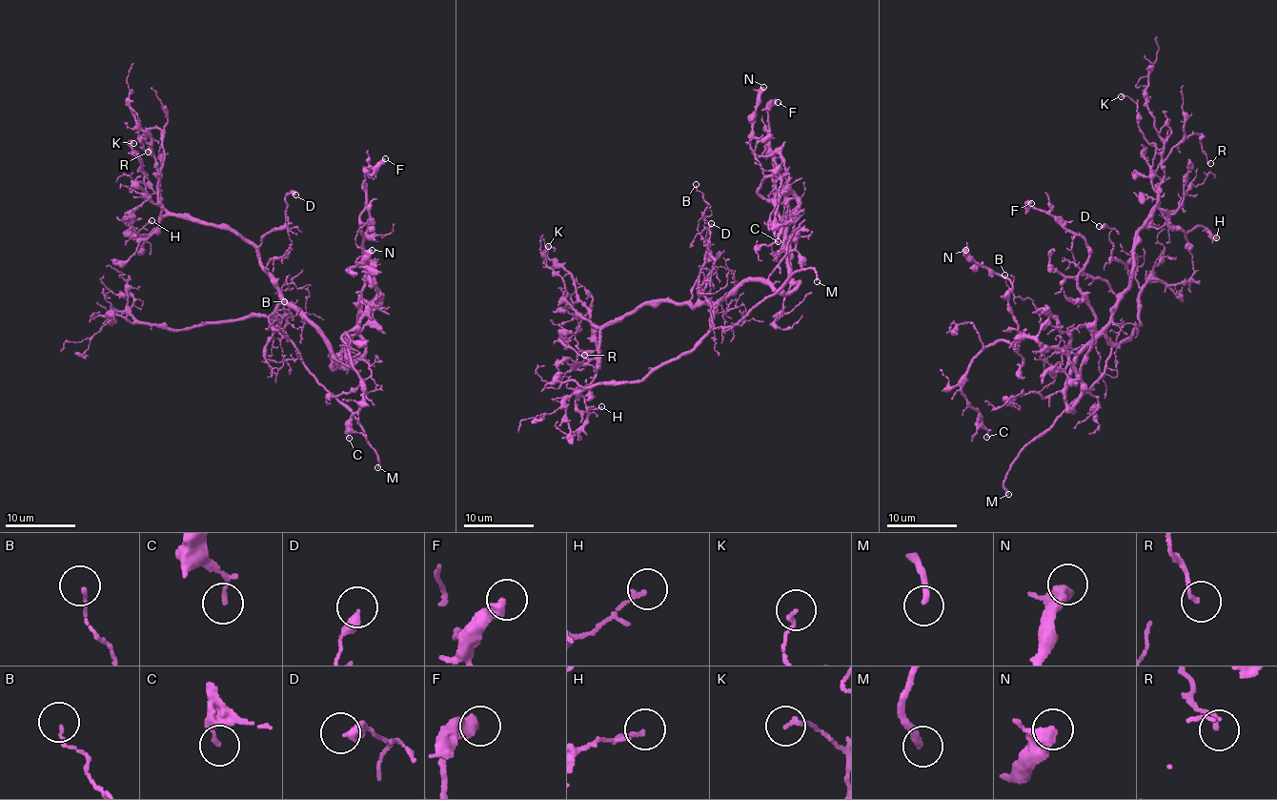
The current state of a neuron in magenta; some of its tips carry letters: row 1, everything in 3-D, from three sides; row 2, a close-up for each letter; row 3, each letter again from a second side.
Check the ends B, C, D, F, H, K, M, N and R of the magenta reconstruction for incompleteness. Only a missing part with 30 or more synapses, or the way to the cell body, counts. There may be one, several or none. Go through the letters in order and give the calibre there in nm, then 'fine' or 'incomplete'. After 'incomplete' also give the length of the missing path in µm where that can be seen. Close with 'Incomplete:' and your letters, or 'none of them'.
B: 90 nm thick; fine
C: 140 nm thick; fine
D: 300 nm thick; fine
F: 460 nm thick; fine
H: 140 nm thick; fine
K: 160 nm thick; fine
M: 240 nm thick; incomplete; about 30 µm are missing
N: 360 nm thick; fine
R: 140 nm thick; fine
Incomplete: M

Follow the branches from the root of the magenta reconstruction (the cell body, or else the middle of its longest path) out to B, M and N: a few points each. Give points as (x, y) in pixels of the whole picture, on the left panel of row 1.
B: (316, 330), (280, 303), (269, 317), (273, 327), (285, 326), (276, 316), (291, 313), (284, 301)
M: (316, 330), (294, 309), (278, 304), (272, 322), (295, 346), (316, 382), (349, 408), (378, 458), (377, 467)
N: (316, 330), (339, 364), (363, 353), (358, 306), (381, 297), (374, 300), (367, 269), (347, 270), (372, 250)

